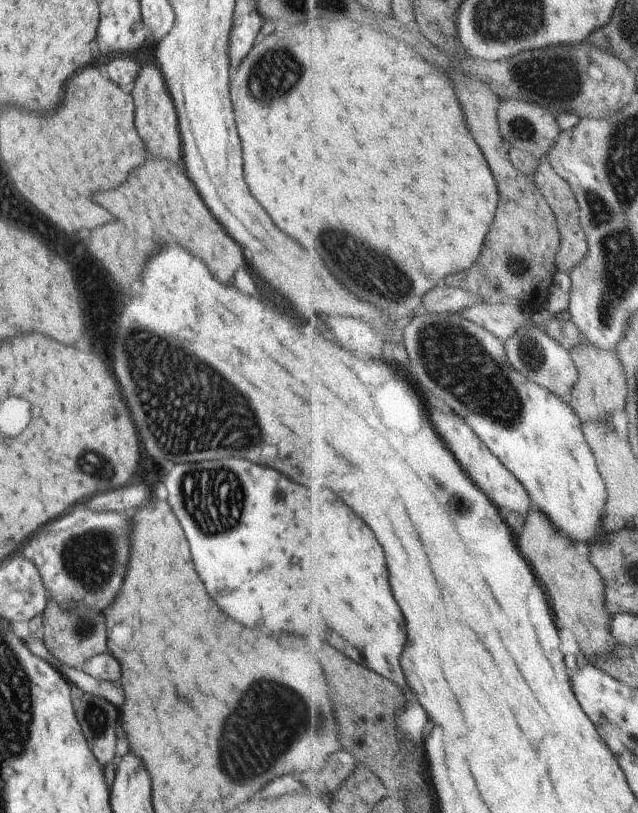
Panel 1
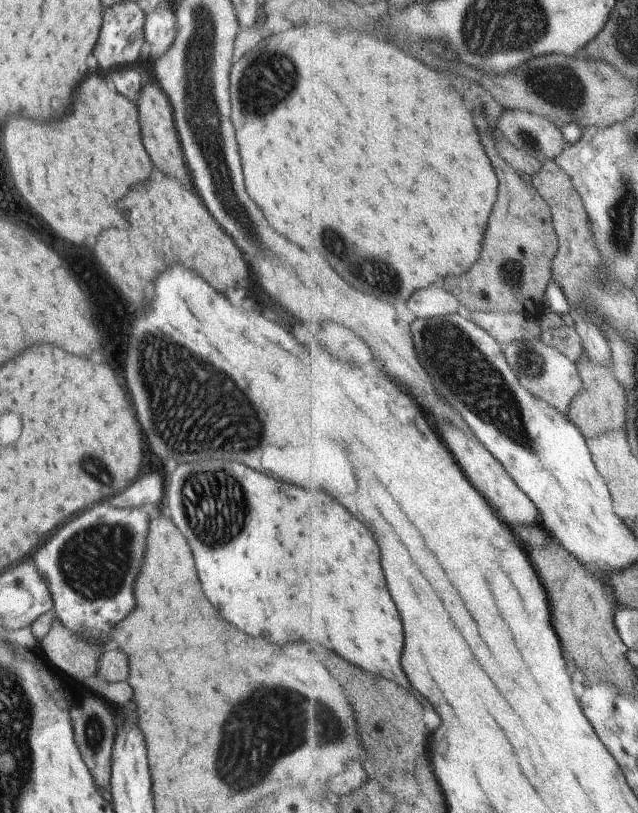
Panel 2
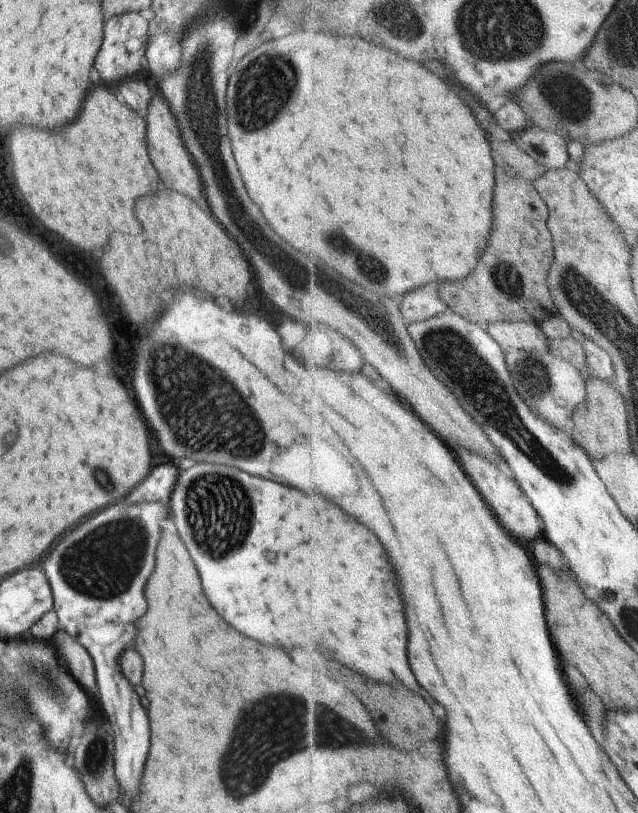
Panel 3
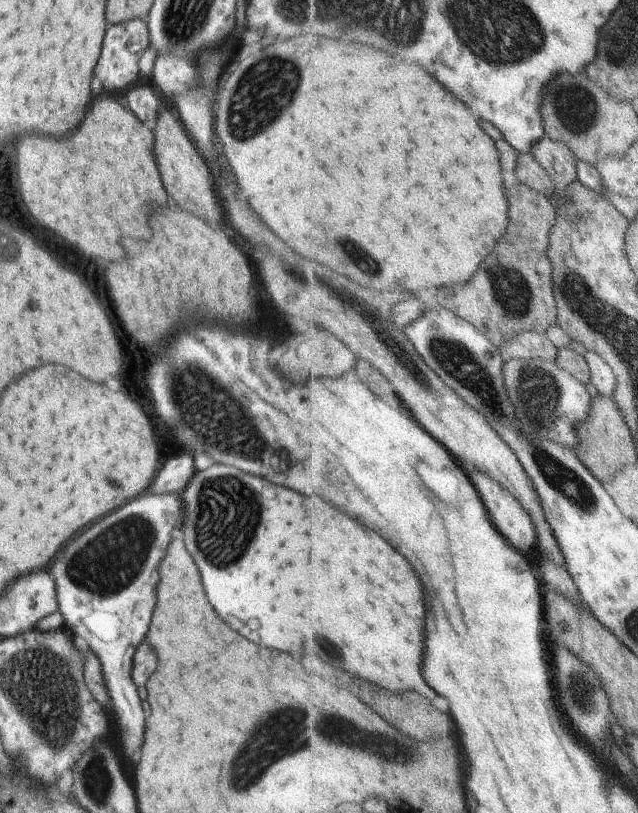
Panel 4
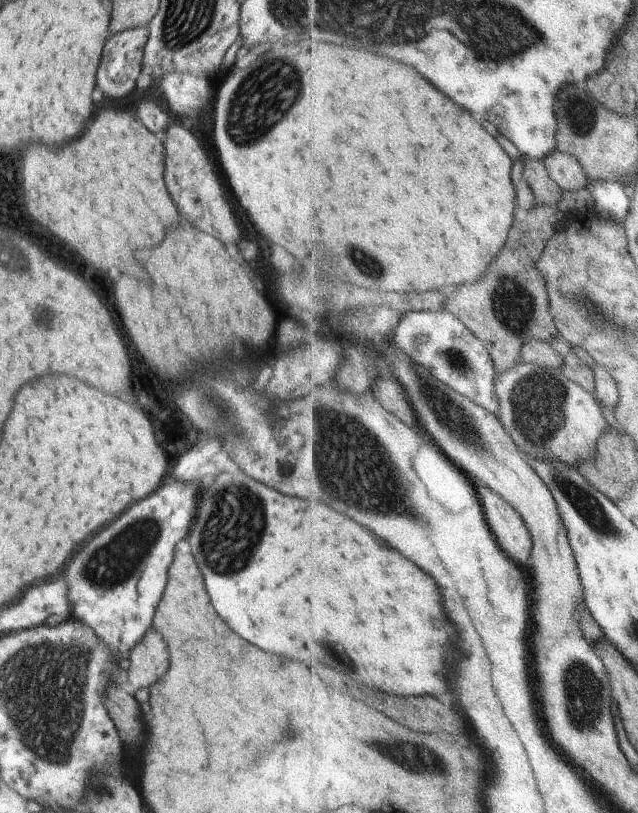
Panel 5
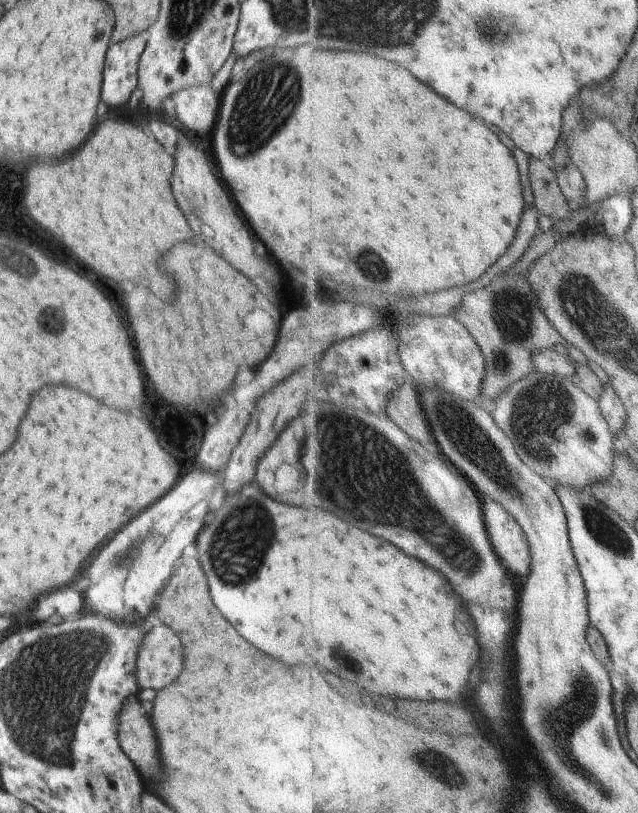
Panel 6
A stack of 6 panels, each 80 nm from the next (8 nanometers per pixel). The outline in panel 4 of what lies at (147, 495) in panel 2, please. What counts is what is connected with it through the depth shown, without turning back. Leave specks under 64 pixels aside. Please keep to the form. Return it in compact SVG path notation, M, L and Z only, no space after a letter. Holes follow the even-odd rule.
M183 450L161 466L151 484L151 492L181 492L189 484L193 474L193 456L191 452Z

